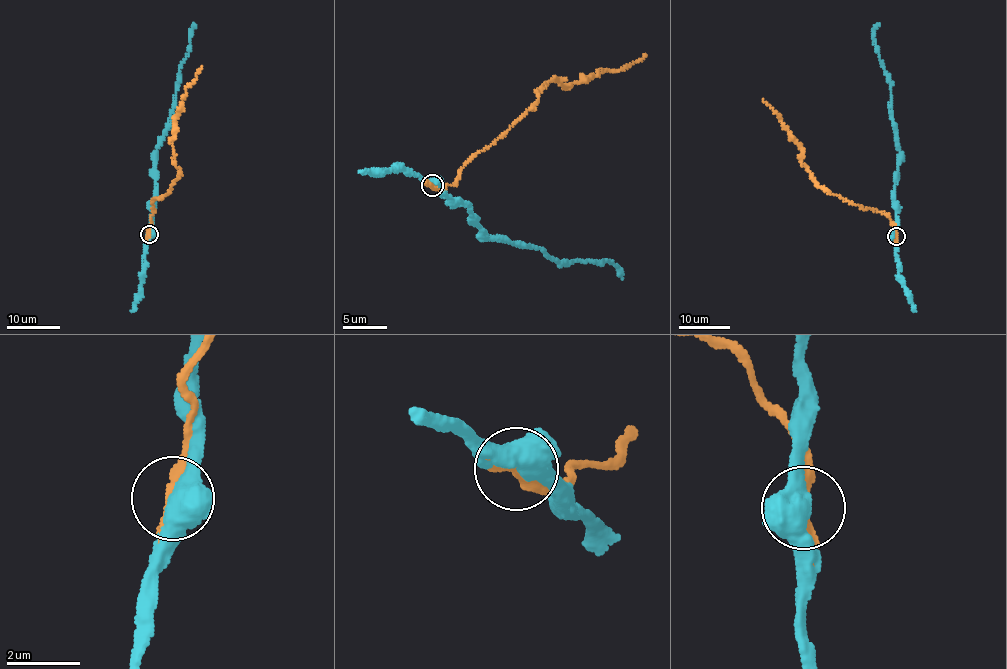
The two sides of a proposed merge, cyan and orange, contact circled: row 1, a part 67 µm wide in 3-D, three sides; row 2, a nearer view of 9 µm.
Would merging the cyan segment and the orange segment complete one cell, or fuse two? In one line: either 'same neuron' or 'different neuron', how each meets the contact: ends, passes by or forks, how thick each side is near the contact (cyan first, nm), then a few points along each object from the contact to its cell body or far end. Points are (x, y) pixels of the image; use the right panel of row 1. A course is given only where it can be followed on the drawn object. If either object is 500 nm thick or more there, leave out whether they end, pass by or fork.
different neuron | cyan forks | orange passes by | 480/320 nm | cyan via (896, 237), (894, 198), (899, 149), (890, 109), (889, 79), (873, 42), (877, 22) | orange via (896, 237), (897, 227), (886, 214), (850, 203), (820, 187), (802, 163), (802, 147), (779, 114), (762, 100)

